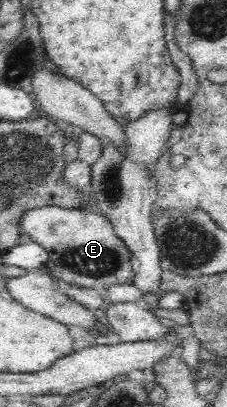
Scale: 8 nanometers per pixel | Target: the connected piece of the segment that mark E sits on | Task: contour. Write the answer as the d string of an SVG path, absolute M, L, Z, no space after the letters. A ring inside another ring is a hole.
M51 205L26 212L21 225L22 231L32 241L49 251L45 268L53 279L97 290L133 283L135 272L130 263L132 253L126 243L117 237L112 221L102 214Z

